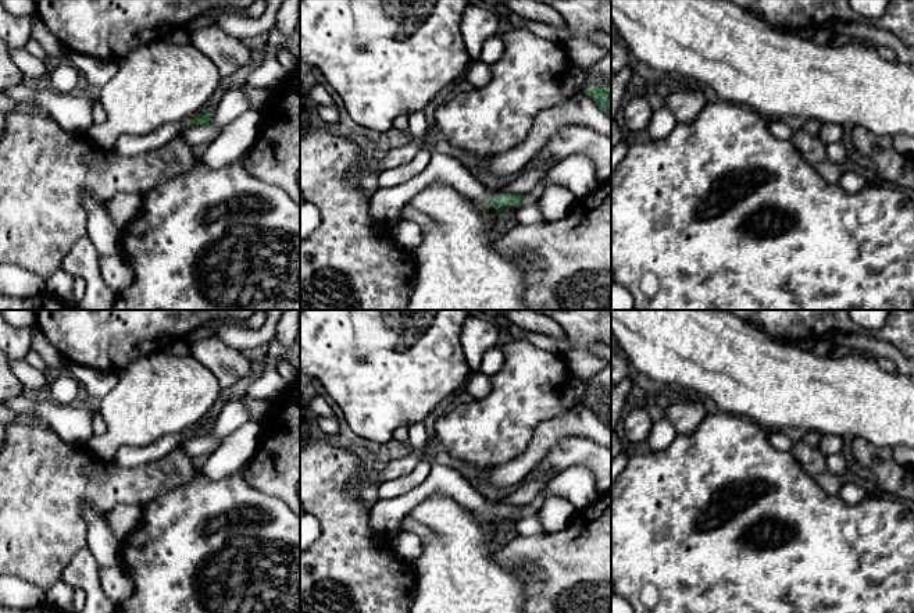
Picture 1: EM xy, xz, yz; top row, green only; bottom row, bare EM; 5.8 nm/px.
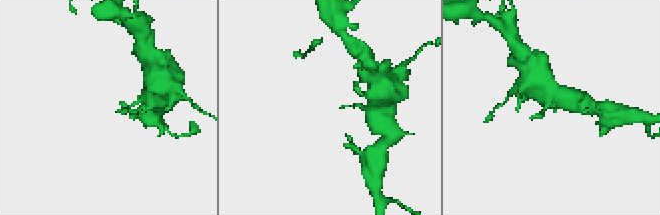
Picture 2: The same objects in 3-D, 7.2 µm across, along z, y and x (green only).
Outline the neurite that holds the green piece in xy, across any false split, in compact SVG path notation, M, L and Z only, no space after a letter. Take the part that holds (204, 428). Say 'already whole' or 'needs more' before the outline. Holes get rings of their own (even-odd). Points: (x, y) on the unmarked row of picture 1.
needs more; M217 416L210 417L204 424L197 425L194 431L188 430L181 435L168 435L151 445L121 446L115 452L113 461L119 464L121 467L138 467L140 464L157 461L165 457L172 450L179 449L188 436L210 435L215 421Z

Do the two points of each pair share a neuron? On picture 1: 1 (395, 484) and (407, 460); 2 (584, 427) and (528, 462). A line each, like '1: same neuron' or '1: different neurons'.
1: different neurons
2: same neuron

